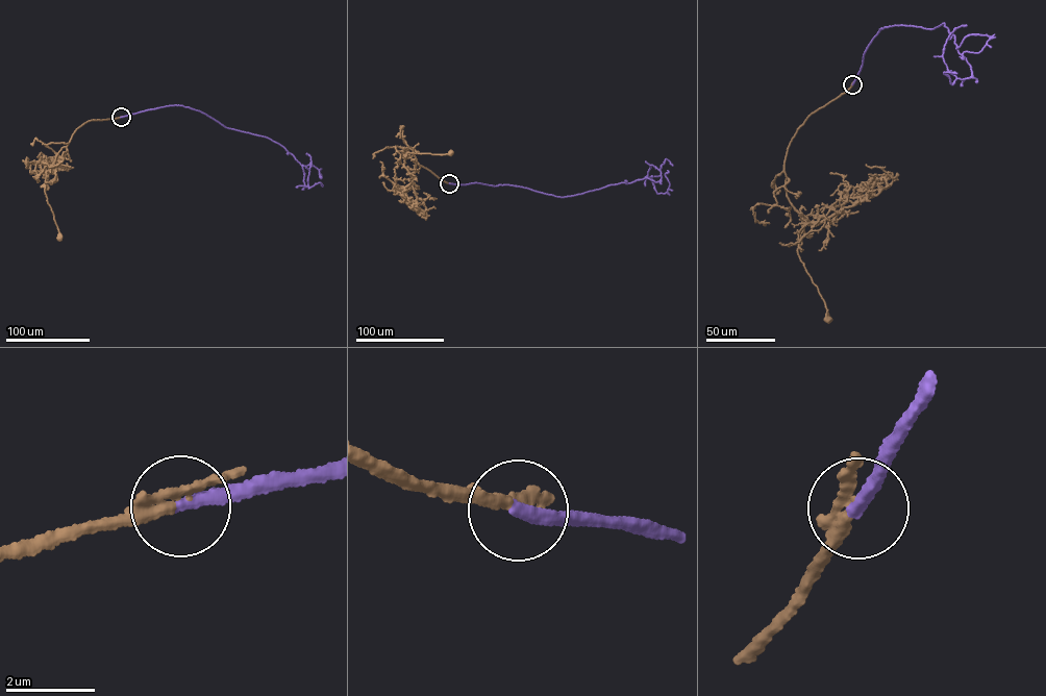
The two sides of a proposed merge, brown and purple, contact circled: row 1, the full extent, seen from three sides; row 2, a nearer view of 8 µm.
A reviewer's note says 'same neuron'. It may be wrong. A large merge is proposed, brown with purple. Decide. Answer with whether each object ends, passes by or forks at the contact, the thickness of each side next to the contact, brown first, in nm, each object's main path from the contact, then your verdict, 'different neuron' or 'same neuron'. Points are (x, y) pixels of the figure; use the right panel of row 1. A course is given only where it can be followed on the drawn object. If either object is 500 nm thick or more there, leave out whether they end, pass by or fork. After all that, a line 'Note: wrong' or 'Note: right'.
brown passes by; purple ends; calibres 240 and 320 nm; course brown (852, 84), (798, 128), (783, 165), (787, 196), (810, 222), (798, 232), (798, 254), (824, 302), (827, 318); course purple (852, 84), (870, 43), (894, 25), (944, 23), (970, 77), (957, 78), (942, 56), (948, 35), (967, 25); same neuron
Note: right

